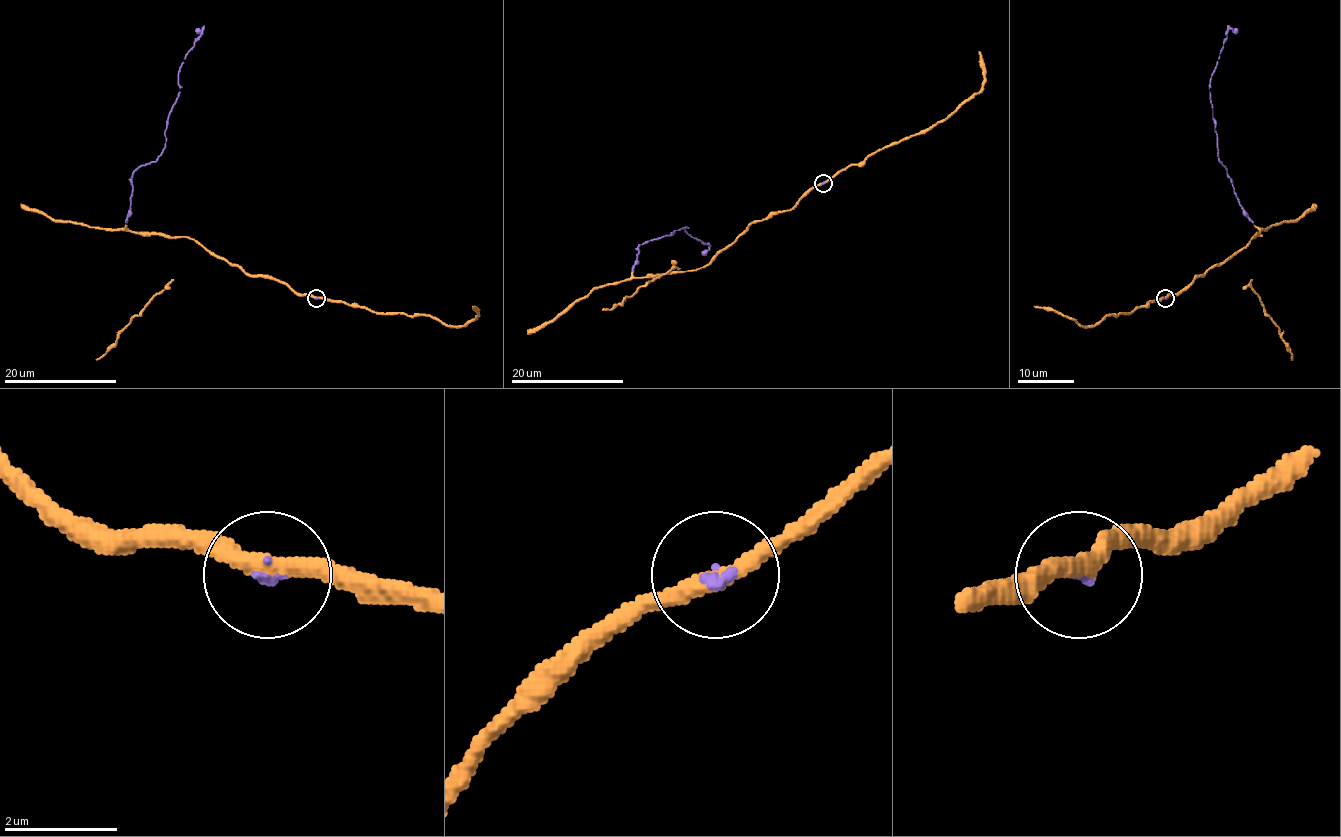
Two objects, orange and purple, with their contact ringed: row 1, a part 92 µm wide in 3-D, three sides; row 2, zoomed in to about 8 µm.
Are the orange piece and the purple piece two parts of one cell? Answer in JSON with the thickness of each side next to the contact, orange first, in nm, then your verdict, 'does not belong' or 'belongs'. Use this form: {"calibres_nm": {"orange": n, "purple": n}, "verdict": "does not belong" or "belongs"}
{"calibres_nm": {"orange": 320, "purple": 100}, "verdict": "belongs"}

